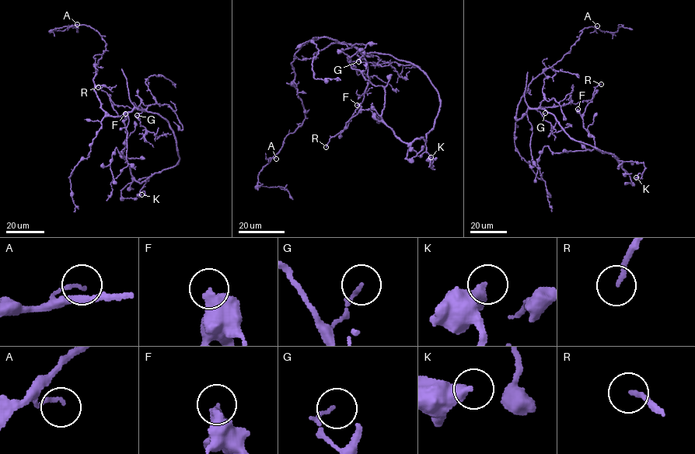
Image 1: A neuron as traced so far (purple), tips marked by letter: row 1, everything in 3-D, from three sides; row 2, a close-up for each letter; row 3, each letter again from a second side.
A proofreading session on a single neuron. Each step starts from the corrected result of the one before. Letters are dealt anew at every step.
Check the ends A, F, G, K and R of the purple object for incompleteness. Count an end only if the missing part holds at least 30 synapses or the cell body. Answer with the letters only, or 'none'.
none

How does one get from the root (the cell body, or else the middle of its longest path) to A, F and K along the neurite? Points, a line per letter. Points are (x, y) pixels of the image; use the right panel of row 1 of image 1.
A: (544, 110), (529, 108), (522, 116), (515, 118), (518, 104), (529, 83), (570, 51), (584, 28), (597, 26)
F: (544, 110), (571, 137), (613, 154), (622, 161), (619, 168), (616, 158), (595, 147), (578, 109)
K: (544, 110), (574, 140), (613, 154), (618, 160), (644, 163), (642, 176), (639, 179), (636, 177)

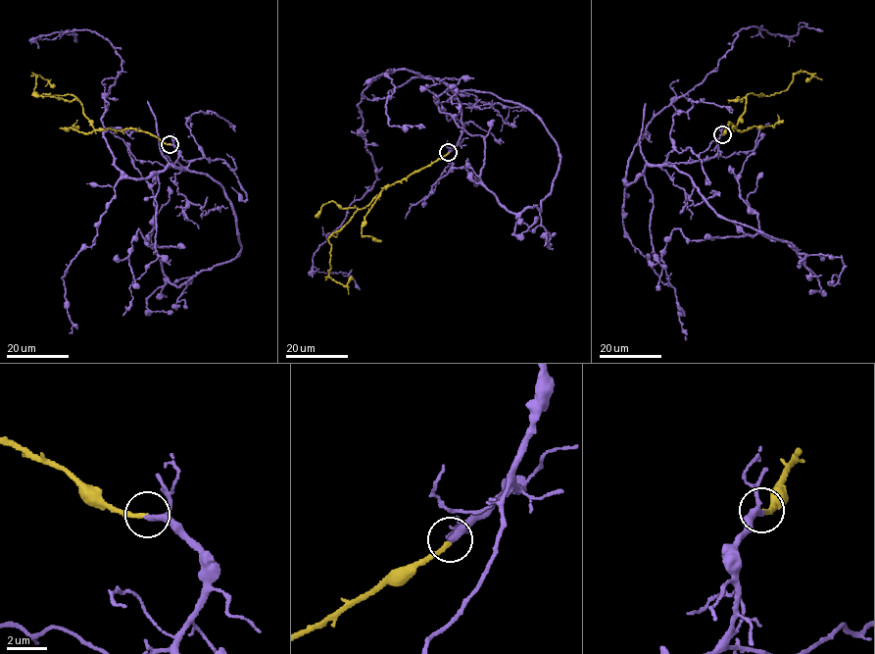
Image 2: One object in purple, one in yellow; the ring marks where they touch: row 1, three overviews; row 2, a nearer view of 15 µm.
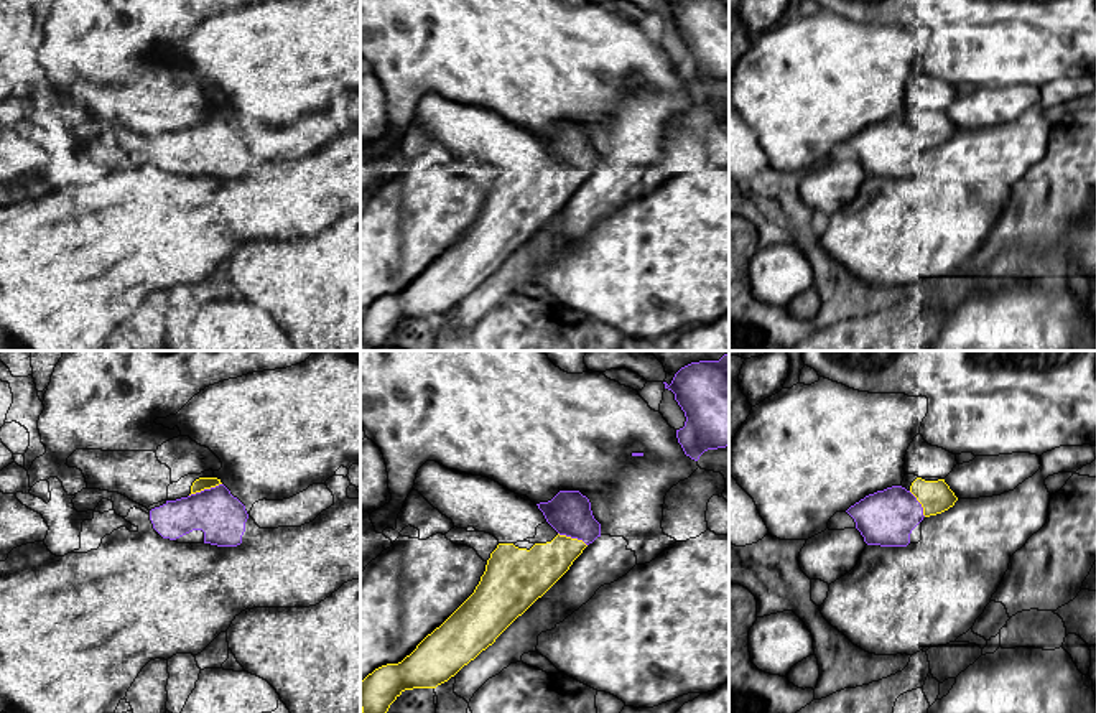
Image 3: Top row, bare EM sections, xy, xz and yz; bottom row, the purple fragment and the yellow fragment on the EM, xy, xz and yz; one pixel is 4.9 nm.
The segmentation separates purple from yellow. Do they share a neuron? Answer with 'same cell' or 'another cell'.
same cell

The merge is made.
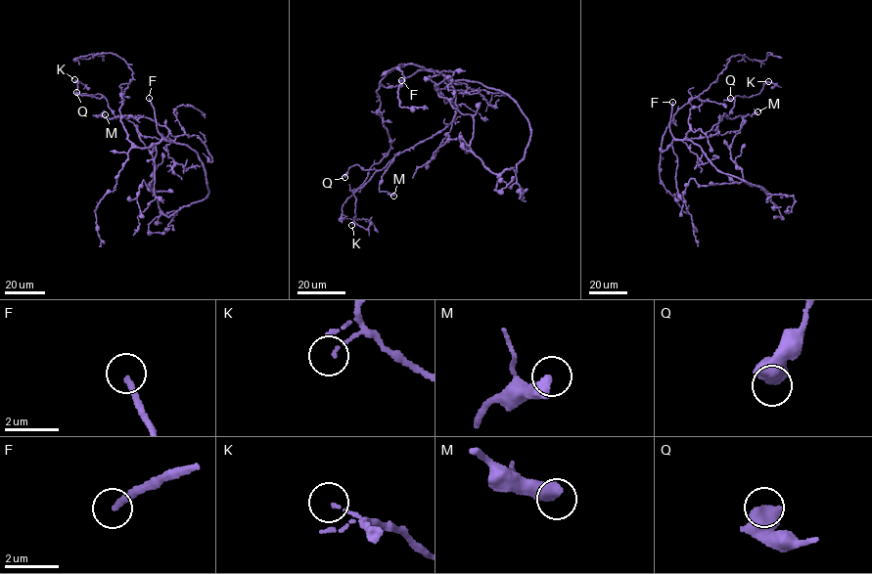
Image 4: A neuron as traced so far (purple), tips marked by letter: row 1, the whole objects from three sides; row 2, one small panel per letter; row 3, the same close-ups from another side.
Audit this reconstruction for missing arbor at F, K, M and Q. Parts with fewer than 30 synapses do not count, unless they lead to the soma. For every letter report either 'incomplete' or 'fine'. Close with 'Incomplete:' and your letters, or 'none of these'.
F: incomplete
K: fine
M: fine
Q: fine
Incomplete: F

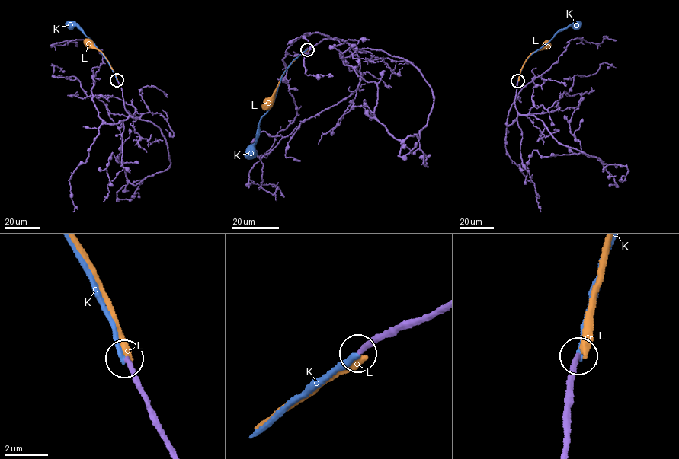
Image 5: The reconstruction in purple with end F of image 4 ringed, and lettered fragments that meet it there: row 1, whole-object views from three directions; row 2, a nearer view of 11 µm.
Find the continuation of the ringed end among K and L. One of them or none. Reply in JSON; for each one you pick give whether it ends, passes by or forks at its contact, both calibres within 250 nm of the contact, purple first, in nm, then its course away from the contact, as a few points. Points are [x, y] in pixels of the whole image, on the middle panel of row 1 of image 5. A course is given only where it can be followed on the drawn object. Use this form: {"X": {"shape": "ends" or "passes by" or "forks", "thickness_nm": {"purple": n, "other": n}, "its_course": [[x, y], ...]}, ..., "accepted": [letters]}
{"K": {"shape": "ends", "thickness_nm": {"purple": 240, "other": 240}, "its_course": [[307, 49], [292, 61], [283, 74], [274, 102], [261, 117], [257, 137], [247, 151], [248, 154]]}, "accepted": ["K"]}

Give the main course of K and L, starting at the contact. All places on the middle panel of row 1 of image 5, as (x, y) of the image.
K: (307, 49), (292, 61), (283, 74), (274, 102), (261, 117), (257, 137), (247, 151), (248, 154)
L: (307, 49), (287, 66), (274, 95), (268, 101)

